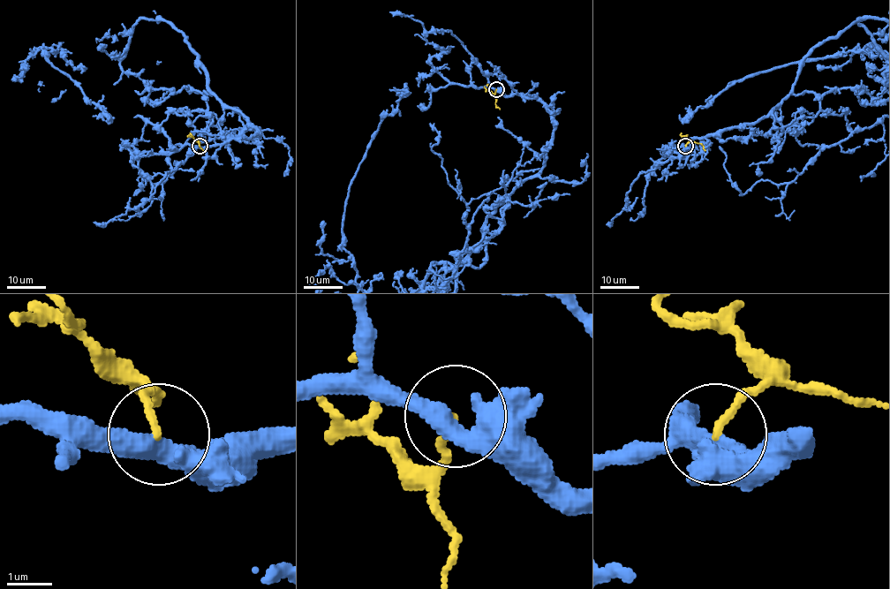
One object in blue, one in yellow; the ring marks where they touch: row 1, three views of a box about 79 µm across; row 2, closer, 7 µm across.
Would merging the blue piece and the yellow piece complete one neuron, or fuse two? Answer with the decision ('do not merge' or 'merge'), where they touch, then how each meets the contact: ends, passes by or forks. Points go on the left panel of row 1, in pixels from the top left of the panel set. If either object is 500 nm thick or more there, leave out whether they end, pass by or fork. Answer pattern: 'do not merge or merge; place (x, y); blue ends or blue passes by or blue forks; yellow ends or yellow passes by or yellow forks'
do not merge; place (199, 146); blue passes by; yellow ends

